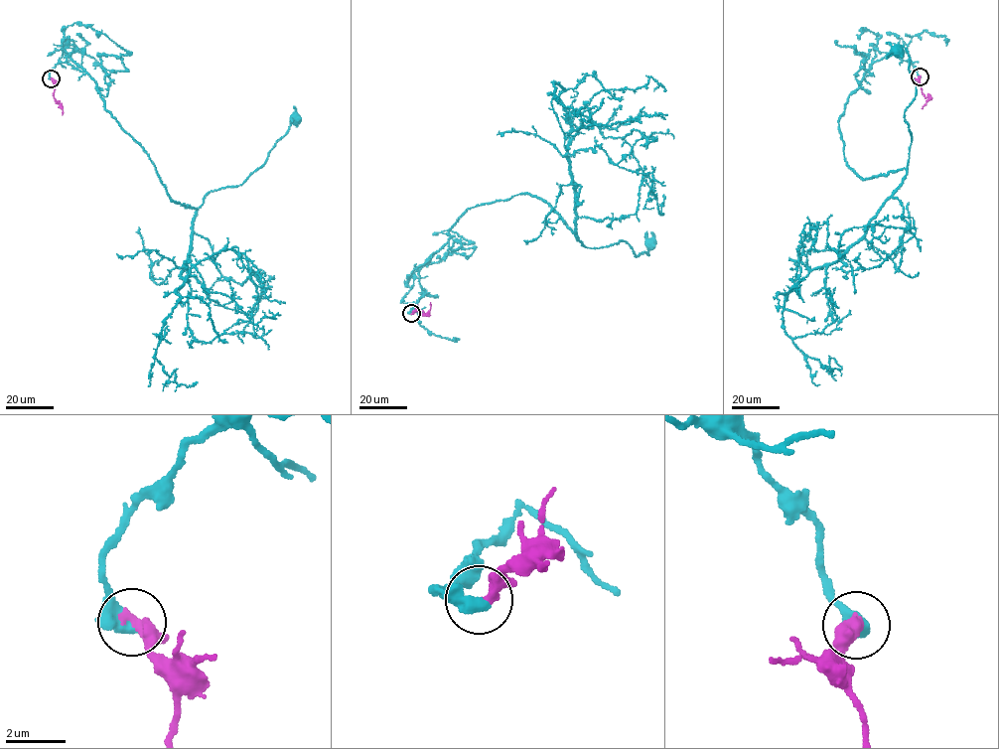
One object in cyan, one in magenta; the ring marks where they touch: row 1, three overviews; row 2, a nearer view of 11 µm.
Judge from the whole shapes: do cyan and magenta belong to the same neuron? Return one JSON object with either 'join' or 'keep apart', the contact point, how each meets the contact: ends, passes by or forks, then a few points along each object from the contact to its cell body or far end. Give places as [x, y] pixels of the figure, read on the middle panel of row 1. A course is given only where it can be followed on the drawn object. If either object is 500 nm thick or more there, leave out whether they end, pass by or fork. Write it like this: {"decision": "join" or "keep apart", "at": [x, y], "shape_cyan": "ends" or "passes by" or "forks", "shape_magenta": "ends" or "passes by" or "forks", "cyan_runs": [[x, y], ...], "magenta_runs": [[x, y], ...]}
{"decision": "join", "at": [411, 313], "cyan_runs": [[412, 313], [417, 268], [477, 206], [528, 193], [587, 247], [623, 240], [636, 257], [650, 242]], "magenta_runs": [[412, 313], [418, 310], [427, 315], [430, 303]]}

